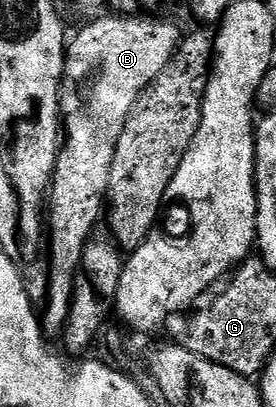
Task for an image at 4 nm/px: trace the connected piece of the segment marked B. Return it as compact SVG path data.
M103 17L83 29L66 46L68 82L79 85L91 77L91 90L87 97L79 93L76 105L65 109L65 147L60 148L59 162L55 164L55 175L49 190L49 245L51 241L51 273L47 277L47 297L41 309L41 326L44 334L62 334L67 317L71 314L71 299L75 296L75 274L83 263L83 249L96 232L95 223L104 216L105 198L109 187L109 175L113 155L117 151L117 139L127 122L127 116L141 91L164 72L179 47L181 32L167 21L146 21L143 17Z

